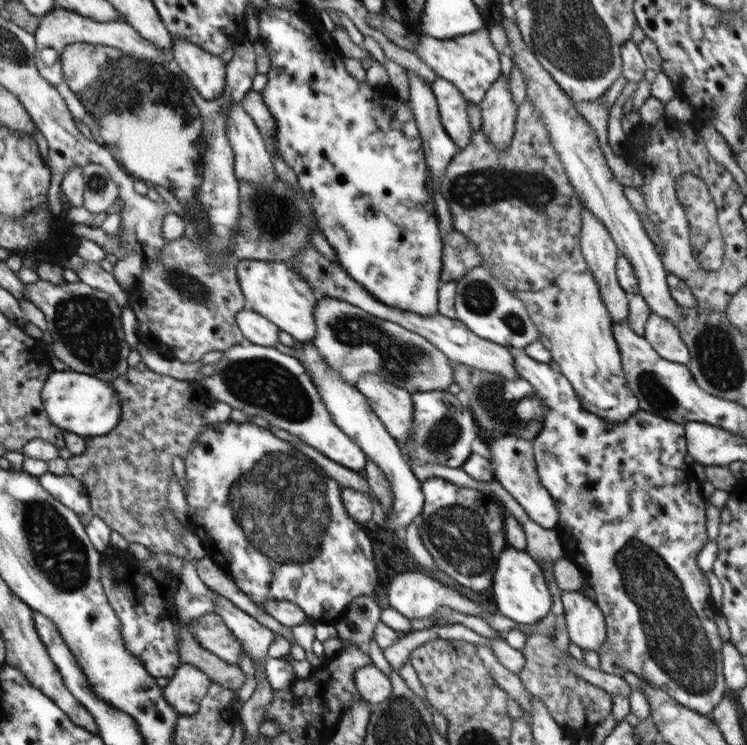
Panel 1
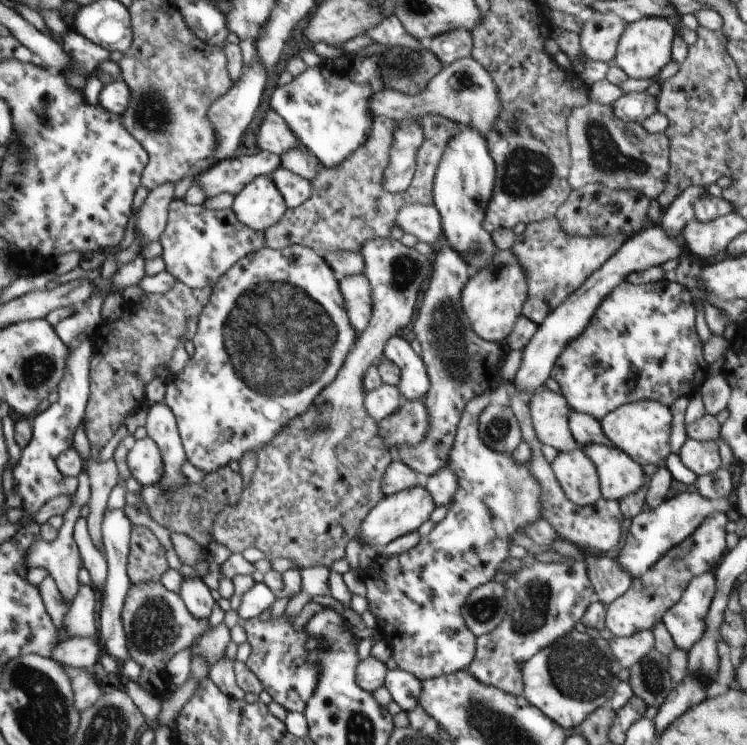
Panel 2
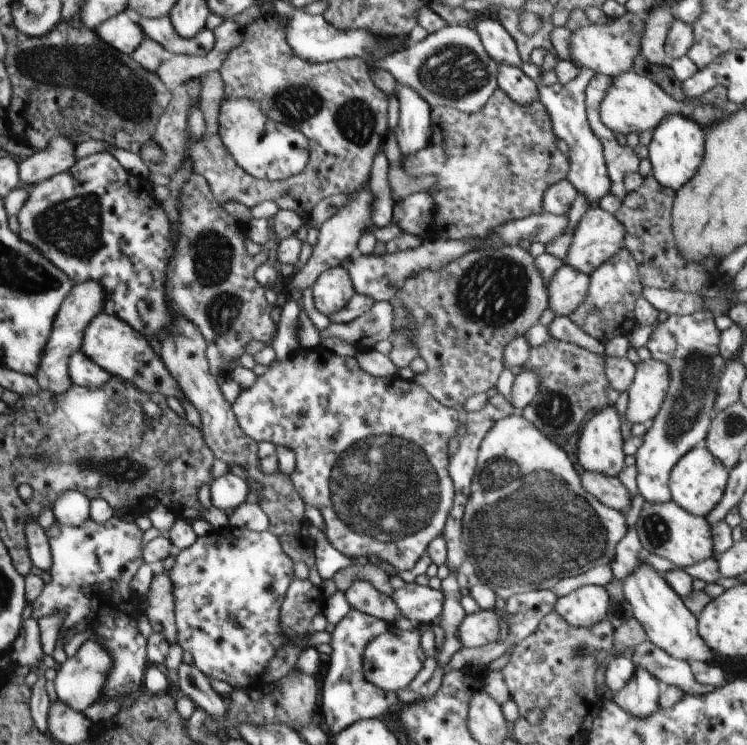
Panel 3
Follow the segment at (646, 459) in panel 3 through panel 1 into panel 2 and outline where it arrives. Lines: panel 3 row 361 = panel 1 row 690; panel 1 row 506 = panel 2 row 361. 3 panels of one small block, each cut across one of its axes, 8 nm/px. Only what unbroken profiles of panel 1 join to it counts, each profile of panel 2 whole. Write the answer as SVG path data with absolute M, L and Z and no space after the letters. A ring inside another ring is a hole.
M664 278L661 281L646 283L643 285L635 285L629 283L627 280L622 281L603 301L602 304L596 309L594 316L588 326L579 334L578 338L571 340L562 351L562 354L555 362L552 369L551 376L556 379L560 385L561 393L568 401L568 404L579 413L588 413L596 420L601 421L609 412L616 410L619 406L626 403L635 403L636 401L656 401L662 403L664 406L670 407L671 404L678 400L680 397L691 397L694 393L700 390L702 383L709 375L709 365L706 364L703 358L703 340L698 334L695 316L697 310L695 309L693 298L690 291L683 287L676 281L669 281Z

